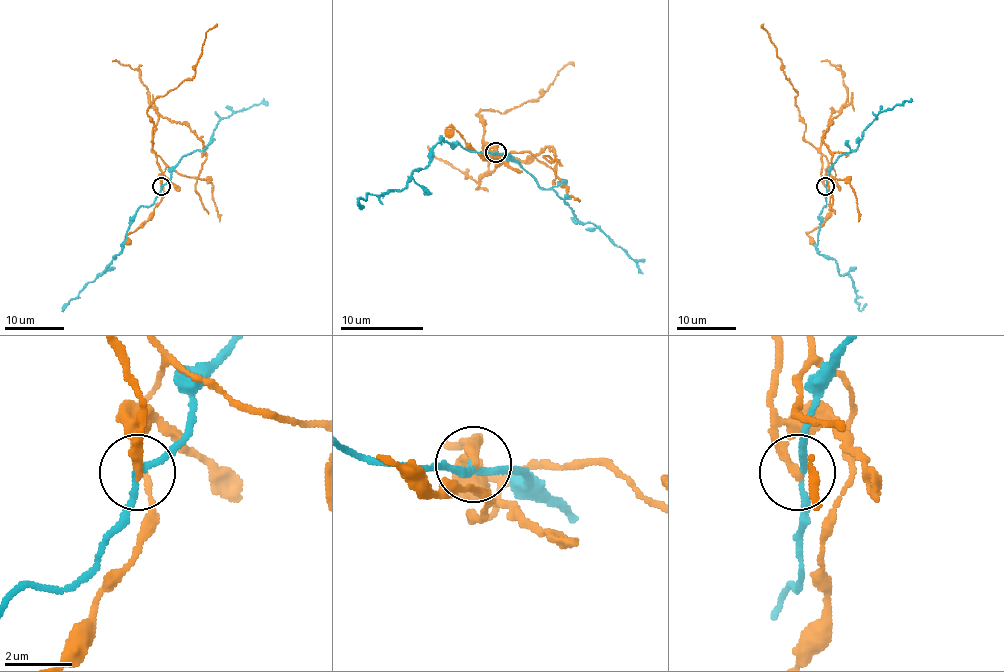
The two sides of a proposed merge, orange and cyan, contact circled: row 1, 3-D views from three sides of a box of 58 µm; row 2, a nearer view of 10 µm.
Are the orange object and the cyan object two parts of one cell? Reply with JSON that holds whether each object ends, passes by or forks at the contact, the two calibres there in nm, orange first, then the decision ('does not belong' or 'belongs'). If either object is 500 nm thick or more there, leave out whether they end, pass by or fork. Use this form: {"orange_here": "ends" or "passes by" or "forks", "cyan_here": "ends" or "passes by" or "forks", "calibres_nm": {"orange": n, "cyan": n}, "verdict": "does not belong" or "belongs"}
{"orange_here": "ends", "cyan_here": "passes by", "calibres_nm": {"orange": 280, "cyan": 190}, "verdict": "does not belong"}

